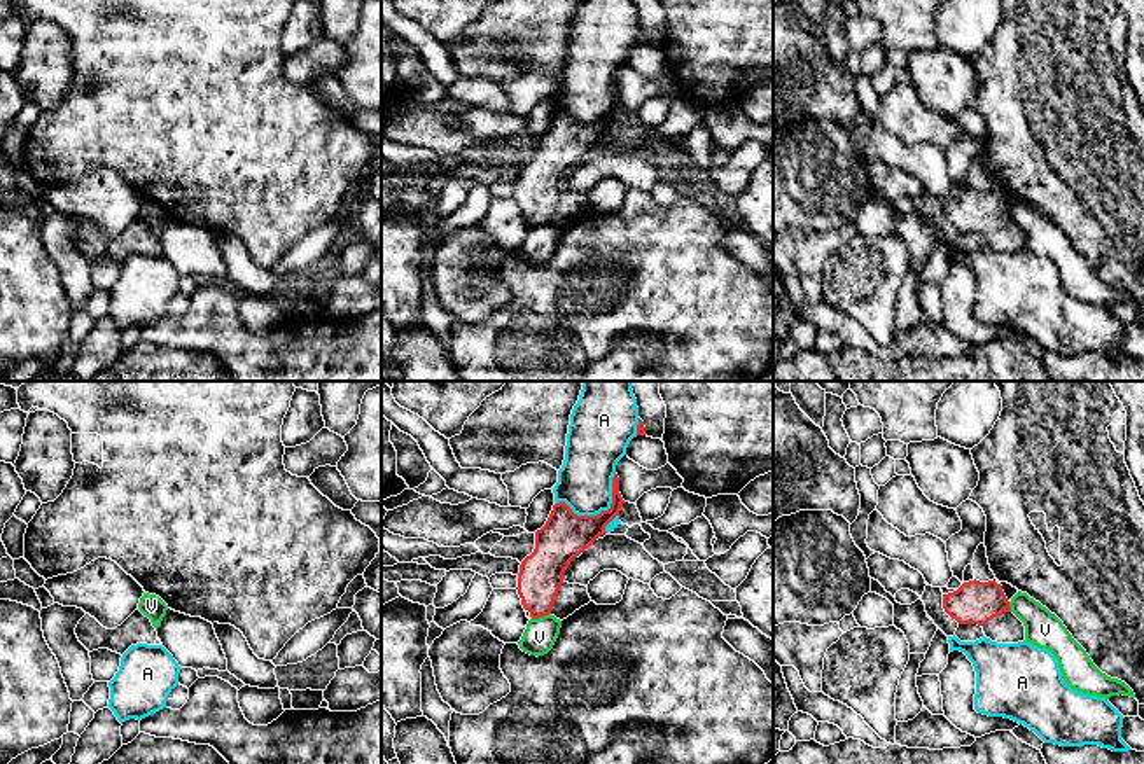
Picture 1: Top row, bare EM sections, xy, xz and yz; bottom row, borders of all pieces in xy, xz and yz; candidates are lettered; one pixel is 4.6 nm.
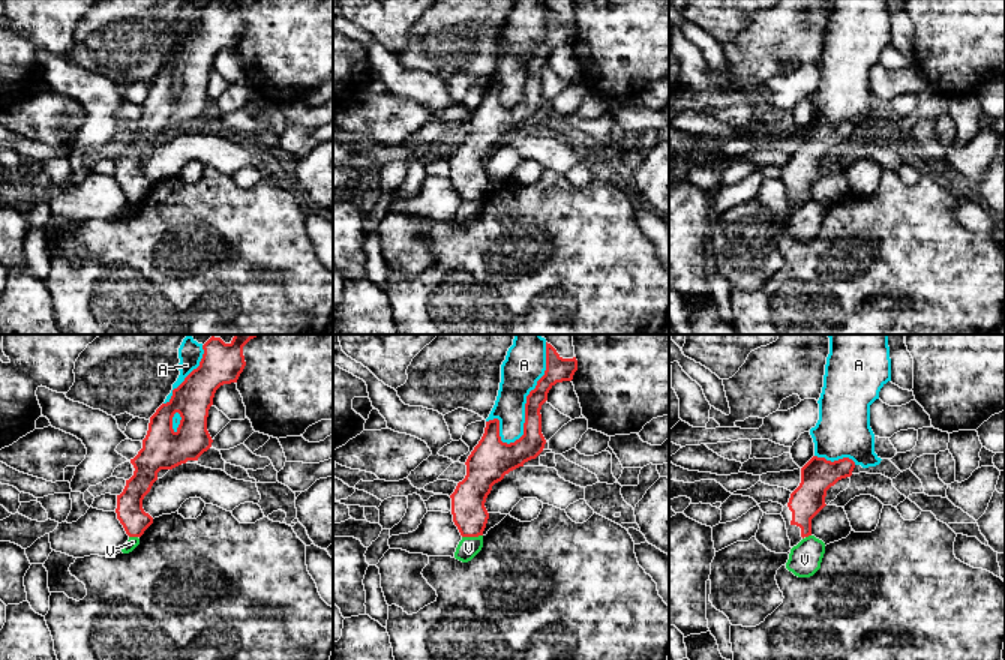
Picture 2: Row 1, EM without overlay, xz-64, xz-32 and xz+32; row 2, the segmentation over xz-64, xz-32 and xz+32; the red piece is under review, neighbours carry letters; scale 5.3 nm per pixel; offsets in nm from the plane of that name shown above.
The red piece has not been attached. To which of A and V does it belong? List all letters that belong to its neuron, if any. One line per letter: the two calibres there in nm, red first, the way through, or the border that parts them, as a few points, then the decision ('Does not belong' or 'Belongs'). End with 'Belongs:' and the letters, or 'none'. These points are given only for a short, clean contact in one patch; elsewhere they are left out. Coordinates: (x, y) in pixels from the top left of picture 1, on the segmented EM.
A: Thickness 220 nm (red) against 260 nm. Does not belong
V: Thickness 200 nm (red) against 150 nm. Does not belong
Belongs: none

